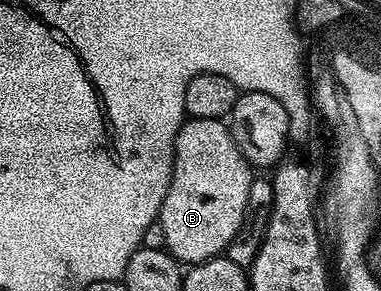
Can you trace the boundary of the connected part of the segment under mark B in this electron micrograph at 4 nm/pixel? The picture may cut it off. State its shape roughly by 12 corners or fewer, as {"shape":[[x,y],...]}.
{"shape":[[186,118],[159,216],[182,265],[228,252],[254,178],[222,120]]}

